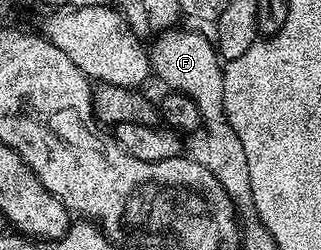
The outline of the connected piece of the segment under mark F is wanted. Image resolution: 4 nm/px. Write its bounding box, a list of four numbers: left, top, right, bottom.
[149,31,254,215]

